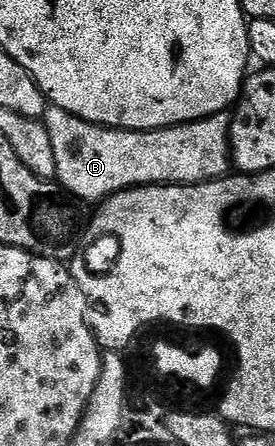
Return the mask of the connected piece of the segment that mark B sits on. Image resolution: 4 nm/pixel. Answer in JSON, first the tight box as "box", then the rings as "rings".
{"box":[44,106,231,204],"rings":[[[50,106],[44,115],[56,156],[56,178],[79,203],[101,204],[133,186],[195,186],[231,173],[230,114],[223,112],[163,130],[119,130],[97,126]]]}

